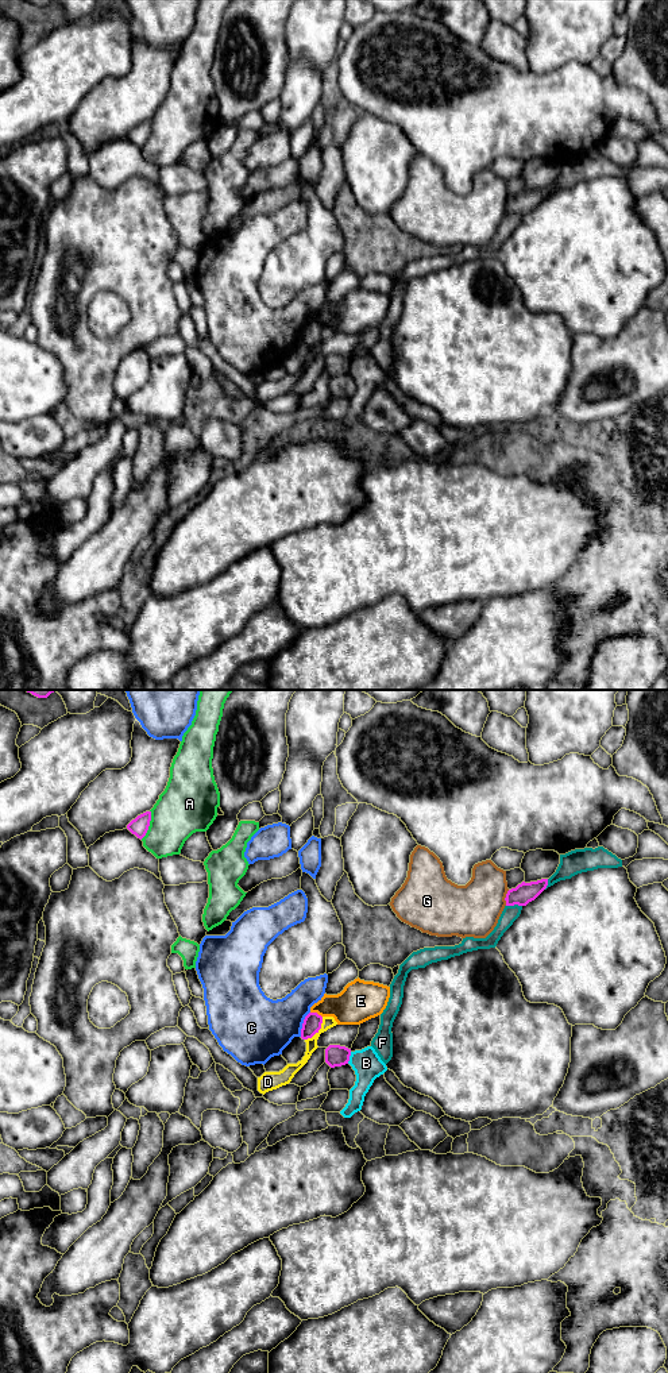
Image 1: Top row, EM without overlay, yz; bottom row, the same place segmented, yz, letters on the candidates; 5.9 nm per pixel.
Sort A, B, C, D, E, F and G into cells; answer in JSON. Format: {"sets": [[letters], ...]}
{"sets": [["A", "B"], ["C"], ["D"], ["E"], ["F"], ["G"]]}

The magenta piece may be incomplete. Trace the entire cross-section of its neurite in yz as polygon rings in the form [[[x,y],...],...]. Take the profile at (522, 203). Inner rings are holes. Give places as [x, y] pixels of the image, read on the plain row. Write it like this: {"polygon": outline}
{"polygon": [[[548,188],[525,192],[522,190],[516,197],[511,197],[506,203],[506,215],[526,215],[534,209],[548,194]]]}

